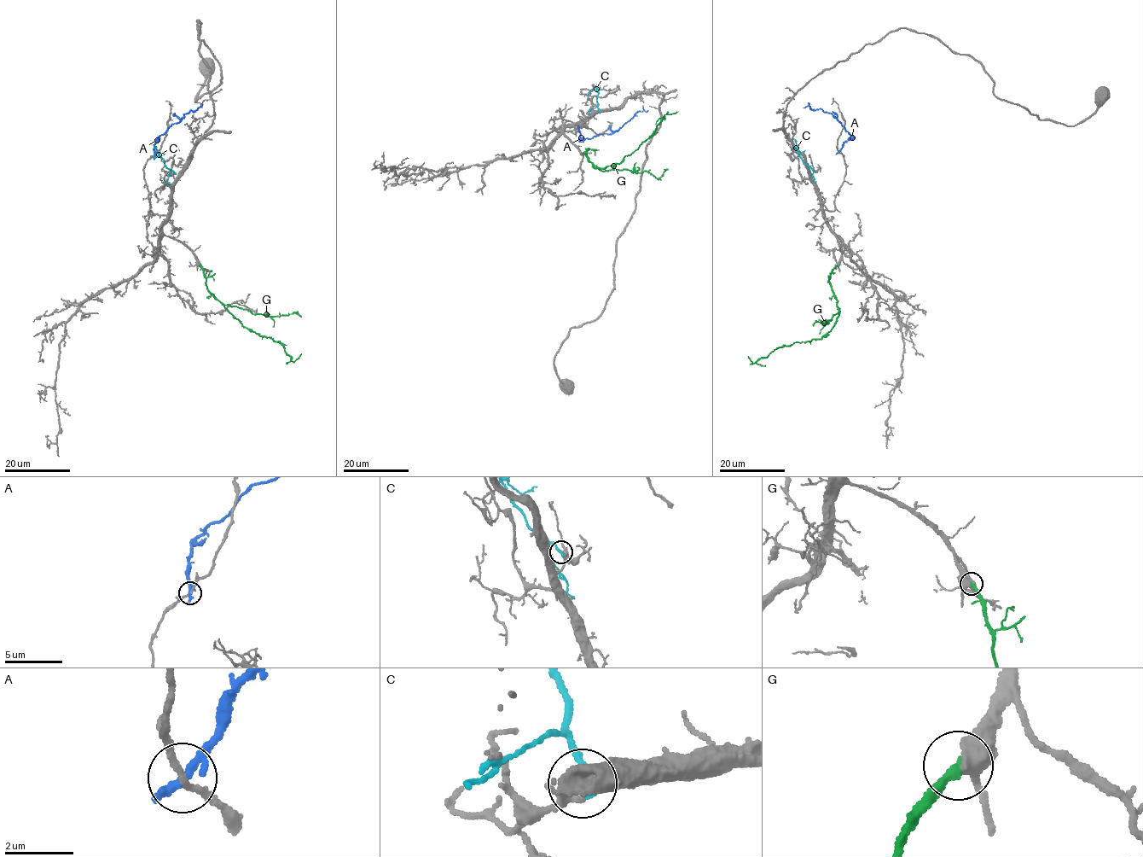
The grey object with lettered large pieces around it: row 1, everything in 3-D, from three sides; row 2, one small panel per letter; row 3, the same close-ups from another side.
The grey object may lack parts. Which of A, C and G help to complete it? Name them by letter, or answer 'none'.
G

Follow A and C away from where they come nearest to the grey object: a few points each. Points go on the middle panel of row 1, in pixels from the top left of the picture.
A: (578, 128), (584, 140), (599, 134), (612, 133), (643, 109), (642, 105)
C: (599, 111), (596, 90), (587, 96)

